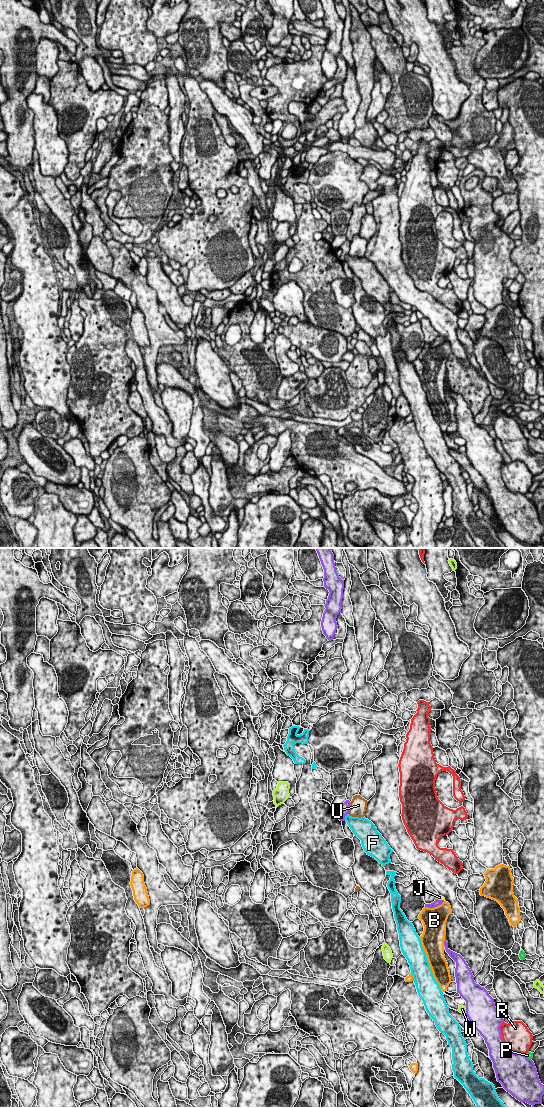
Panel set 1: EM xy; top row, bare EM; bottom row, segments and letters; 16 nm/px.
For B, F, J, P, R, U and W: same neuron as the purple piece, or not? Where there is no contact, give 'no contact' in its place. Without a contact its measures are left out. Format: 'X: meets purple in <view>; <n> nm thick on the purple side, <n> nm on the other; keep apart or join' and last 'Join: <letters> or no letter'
B: meets purple in xy; 100 nm thick on the purple side, 380 nm on the other; keep apart
F: meets purple in xy; 140 nm thick on the purple side, 240 nm on the other; keep apart
J: meets purple in xy; 100 nm thick on the purple side, 60 nm on the other; join
P: meets purple in xy; 500 nm thick on the purple side, 120 nm on the other; keep apart
R: meets purple in xy; 320 nm thick on the purple side, 440 nm on the other; keep apart
U: meets purple in xy; 140 nm thick on the purple side, 280 nm on the other; keep apart
W: meets purple in xy; 480 nm thick on the purple side, 130 nm on the other; keep apart
Join: J

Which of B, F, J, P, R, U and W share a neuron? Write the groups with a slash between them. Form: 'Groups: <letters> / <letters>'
Groups: B / F / J / P / R / U / W

